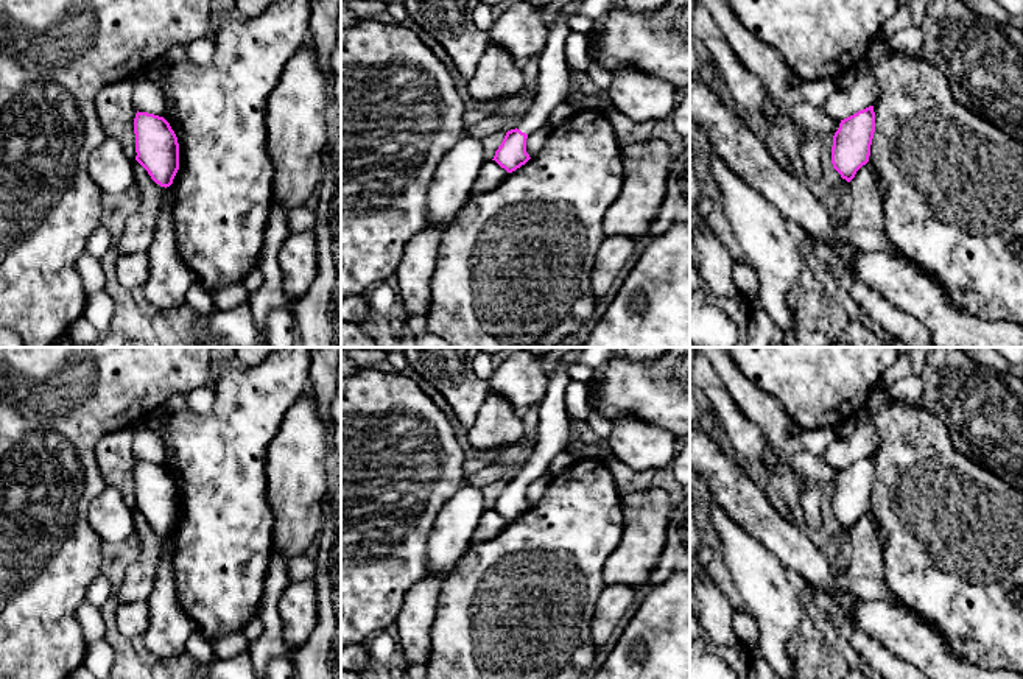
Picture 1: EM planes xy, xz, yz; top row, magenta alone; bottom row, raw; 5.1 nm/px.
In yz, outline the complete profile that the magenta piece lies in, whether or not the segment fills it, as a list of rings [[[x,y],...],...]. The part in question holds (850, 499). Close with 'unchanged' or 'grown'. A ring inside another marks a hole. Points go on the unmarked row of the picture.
[[[874,455],[841,469],[833,484],[831,512],[847,531],[850,531],[856,520],[869,511],[874,481]]] | unchanged

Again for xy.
[[[139,461],[134,467],[135,509],[160,536],[170,536],[179,519],[179,492],[170,472],[159,464]]] | unchanged

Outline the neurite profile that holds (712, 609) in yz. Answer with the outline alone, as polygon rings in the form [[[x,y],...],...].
[[[694,567],[690,568],[690,609],[707,632],[707,640],[713,649],[738,643],[733,631],[732,604],[718,584]]]

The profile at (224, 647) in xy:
[[[243,631],[220,635],[212,640],[215,660],[234,659],[241,653],[249,653],[251,642]]]

